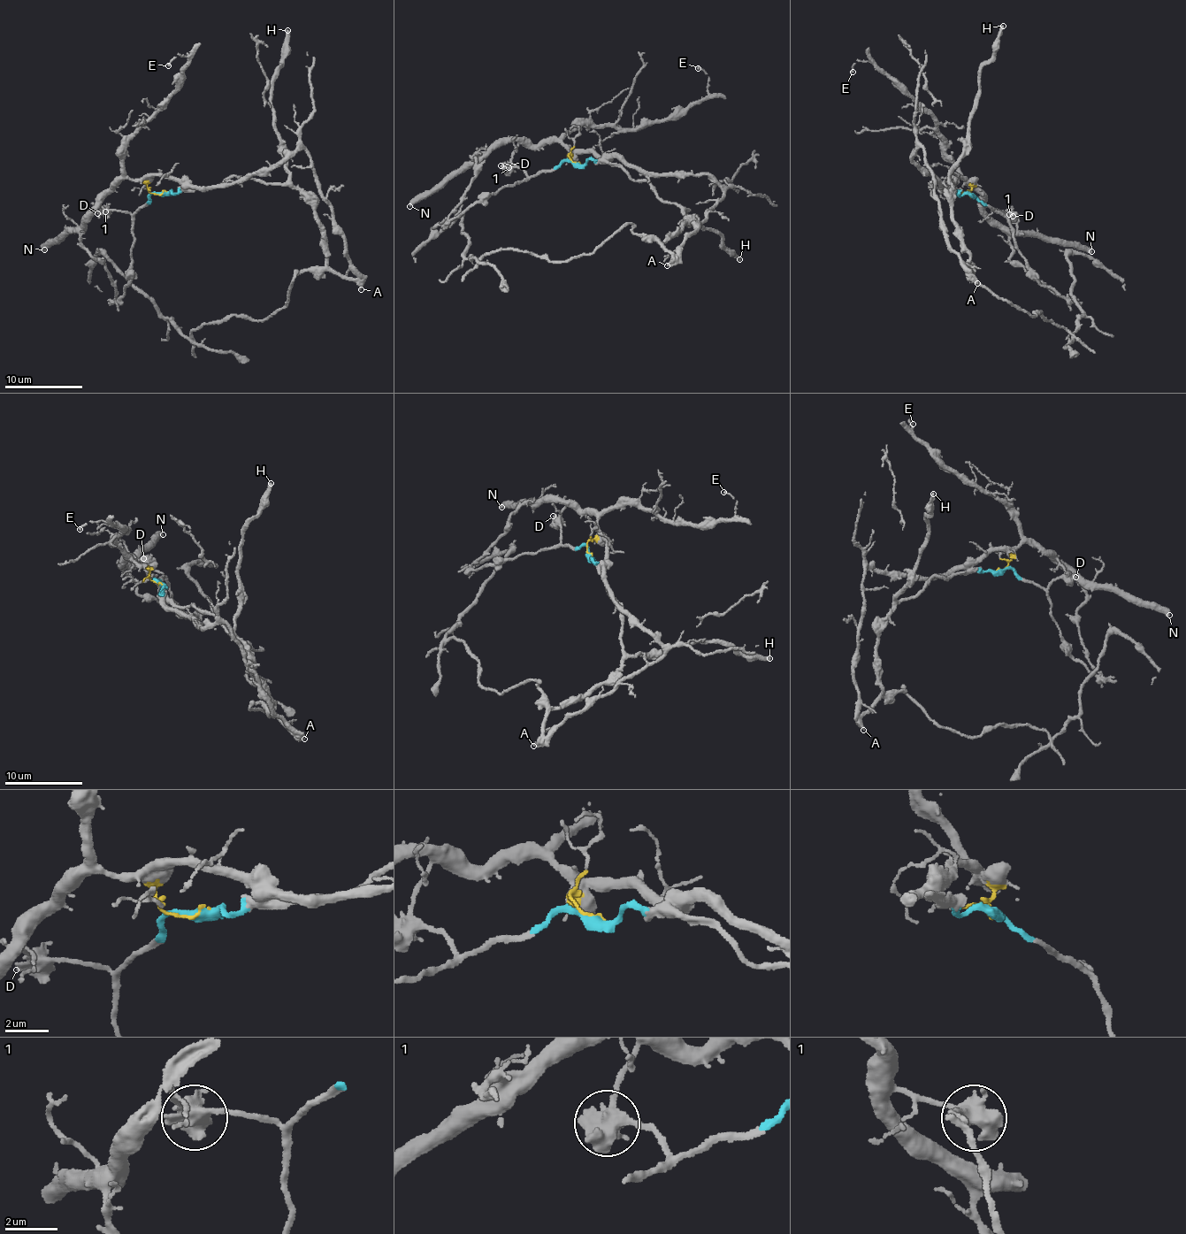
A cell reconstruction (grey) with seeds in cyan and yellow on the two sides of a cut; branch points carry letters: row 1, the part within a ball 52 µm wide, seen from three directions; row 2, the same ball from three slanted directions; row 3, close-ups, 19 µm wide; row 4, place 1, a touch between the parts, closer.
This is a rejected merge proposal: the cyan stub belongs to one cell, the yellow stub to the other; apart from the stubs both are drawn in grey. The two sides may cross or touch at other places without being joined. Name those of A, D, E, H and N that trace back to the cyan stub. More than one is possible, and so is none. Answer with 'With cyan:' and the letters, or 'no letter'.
With cyan: A, D, H

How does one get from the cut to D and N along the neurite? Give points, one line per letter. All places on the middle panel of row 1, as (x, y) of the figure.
D: (576, 162), (563, 160), (553, 168), (530, 176), (522, 169), (500, 165)
N: (576, 162), (570, 158), (562, 144), (503, 141), (464, 164), (409, 206)

